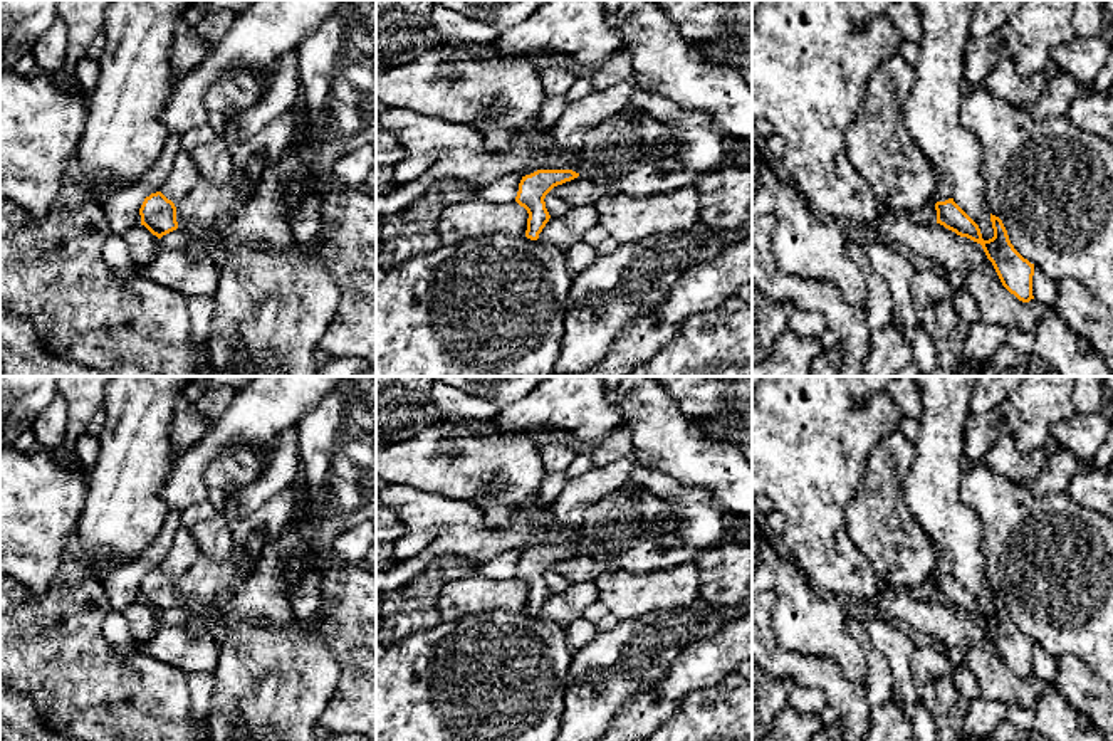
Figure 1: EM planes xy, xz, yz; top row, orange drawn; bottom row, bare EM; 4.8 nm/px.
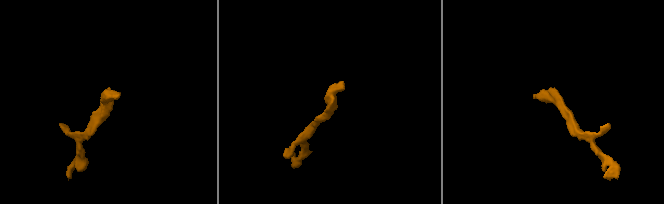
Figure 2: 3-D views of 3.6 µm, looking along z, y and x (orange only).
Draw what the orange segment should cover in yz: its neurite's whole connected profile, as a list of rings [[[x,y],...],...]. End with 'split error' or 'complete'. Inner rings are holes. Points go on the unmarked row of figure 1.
[[[954,578],[935,580],[937,600],[982,622],[1002,662],[1019,677],[1029,679],[1032,672],[1034,640],[1024,635],[1011,620],[1002,596],[990,590],[994,613],[982,615],[979,602]]] | complete

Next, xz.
[[[537,546],[522,553],[515,578],[529,590],[525,613],[537,617],[539,610],[549,598],[551,591],[546,585],[546,571],[557,561],[577,554],[572,546]]] | complete

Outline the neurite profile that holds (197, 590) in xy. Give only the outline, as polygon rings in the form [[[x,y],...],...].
[[[201,554],[176,583],[178,605],[188,610],[188,620],[181,625],[159,623],[153,639],[143,645],[153,659],[193,672],[215,674],[220,657],[220,644],[227,632],[215,625],[203,637],[191,637],[190,627],[196,615],[208,613],[227,580],[225,566]]]

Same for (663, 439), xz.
[[[623,376],[616,393],[633,434],[633,454],[643,467],[668,474],[688,487],[708,489],[725,514],[742,516],[752,524],[752,459],[740,452],[737,442],[713,440],[697,430],[653,376]]]

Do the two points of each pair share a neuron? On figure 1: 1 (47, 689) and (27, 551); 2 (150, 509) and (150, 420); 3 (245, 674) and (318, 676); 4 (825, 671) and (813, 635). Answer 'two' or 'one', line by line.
1: two
2: one
3: one
4: two

